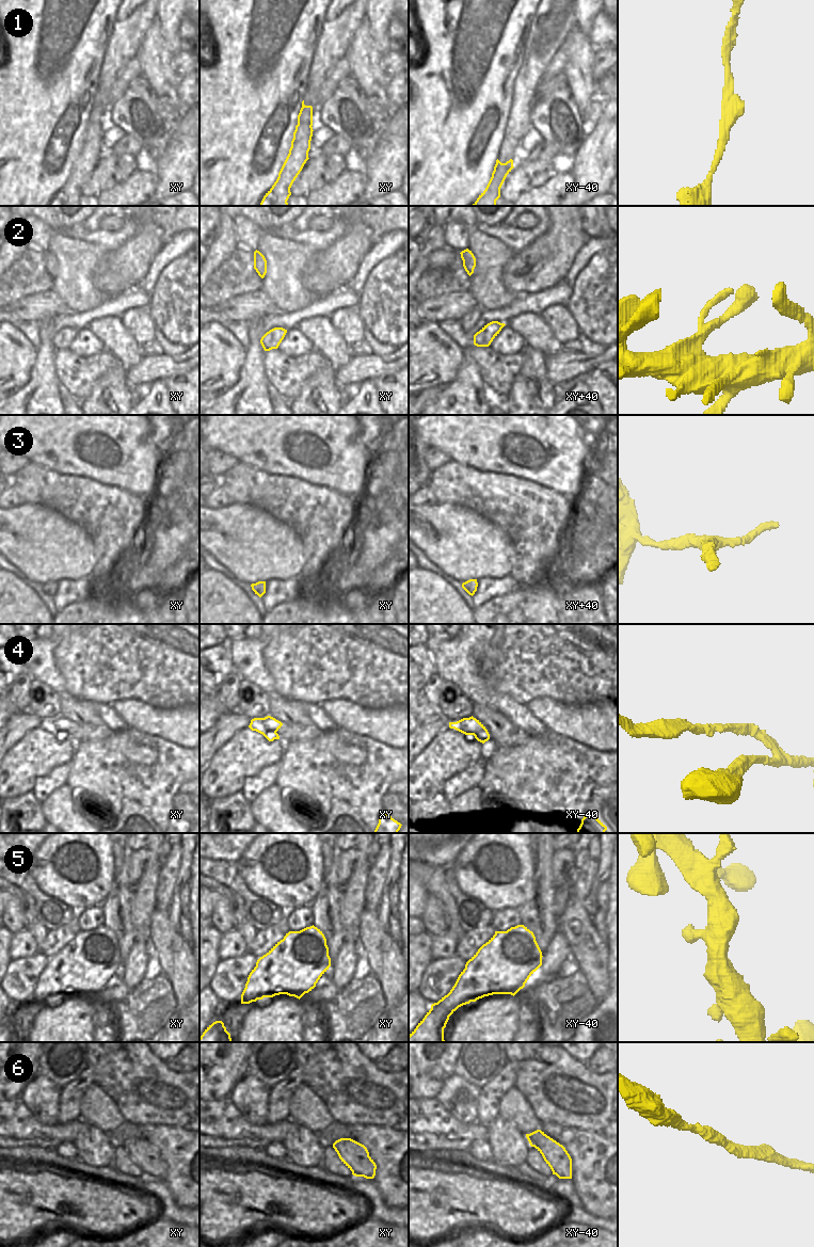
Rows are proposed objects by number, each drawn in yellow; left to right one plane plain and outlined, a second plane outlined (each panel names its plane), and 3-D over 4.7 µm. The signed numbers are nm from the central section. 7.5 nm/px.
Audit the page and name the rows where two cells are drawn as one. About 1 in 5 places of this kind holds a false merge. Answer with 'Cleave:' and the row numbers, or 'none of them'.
Cleave: none of them.

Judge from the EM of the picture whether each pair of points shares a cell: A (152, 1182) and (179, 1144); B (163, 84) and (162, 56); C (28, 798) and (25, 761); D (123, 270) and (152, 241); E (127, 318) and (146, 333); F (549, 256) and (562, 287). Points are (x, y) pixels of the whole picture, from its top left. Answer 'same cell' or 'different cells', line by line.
A: different cells
B: same cell
C: different cells
D: same cell
E: same cell
F: different cells

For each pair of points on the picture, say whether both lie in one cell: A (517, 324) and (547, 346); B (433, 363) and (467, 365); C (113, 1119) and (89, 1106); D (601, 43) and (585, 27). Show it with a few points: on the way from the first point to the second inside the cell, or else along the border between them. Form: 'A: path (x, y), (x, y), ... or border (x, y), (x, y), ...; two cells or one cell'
A: path (525, 324), (540, 338); one cell
B: border (463, 349), (463, 360), (457, 374), (445, 385); two cells
C: path (107, 1117), (95, 1106); one cell
D: border (602, 11), (594, 17), (592, 27), (587, 34); two cells

